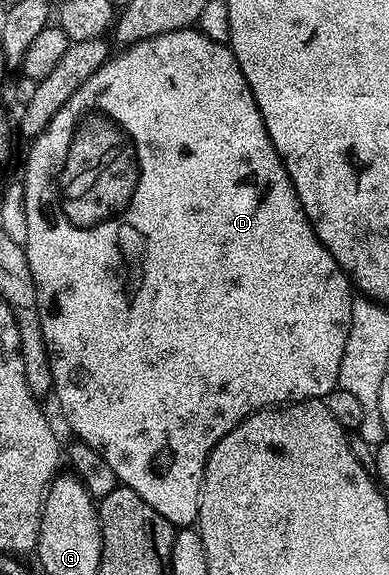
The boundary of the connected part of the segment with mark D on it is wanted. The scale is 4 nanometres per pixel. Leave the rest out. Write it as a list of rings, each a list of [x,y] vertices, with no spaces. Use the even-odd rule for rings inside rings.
[[[186,29],[186,30],[179,30],[179,31],[171,31],[171,32],[163,32],[163,33],[161,33],[161,34],[160,34],[160,35],[157,35],[157,36],[153,36],[153,37],[151,37],[151,38],[145,38],[145,39],[143,39],[143,40],[141,40],[141,41],[140,41],[140,42],[139,42],[139,43],[134,43],[134,44],[132,44],[132,45],[131,45],[131,46],[124,46],[124,47],[123,47],[123,48],[122,48],[122,50],[120,50],[120,51],[119,51],[119,52],[121,52],[121,53],[120,53],[120,55],[117,55],[117,53],[115,53],[115,54],[112,54],[112,55],[111,55],[111,56],[110,56],[110,58],[109,58],[109,59],[108,59],[108,60],[107,60],[107,62],[105,62],[105,63],[103,63],[103,64],[102,64],[102,65],[101,65],[101,67],[100,67],[100,68],[99,68],[99,69],[97,69],[97,70],[96,70],[96,72],[95,72],[95,73],[93,73],[93,75],[92,75],[92,76],[91,76],[91,77],[89,77],[89,78],[88,78],[88,80],[87,80],[87,81],[85,81],[85,83],[84,83],[84,84],[82,84],[82,85],[81,85],[81,87],[80,87],[80,88],[79,88],[79,89],[77,89],[77,91],[76,91],[76,92],[75,92],[75,93],[73,93],[73,95],[72,95],[72,96],[71,96],[71,97],[69,97],[69,99],[68,99],[68,100],[67,100],[67,101],[65,101],[65,103],[64,103],[64,104],[63,104],[63,105],[61,105],[61,109],[60,109],[60,110],[59,110],[59,112],[58,112],[58,113],[57,113],[57,117],[53,117],[53,121],[49,121],[49,125],[48,125],[48,126],[47,126],[47,128],[46,128],[46,129],[45,129],[45,130],[44,130],[44,131],[43,131],[43,132],[41,132],[41,133],[40,133],[40,134],[39,134],[39,136],[37,136],[37,137],[36,137],[36,139],[35,139],[35,140],[34,140],[34,141],[33,141],[33,142],[32,142],[32,143],[31,143],[31,144],[30,144],[30,147],[31,147],[31,152],[29,152],[29,153],[28,153],[28,155],[27,155],[27,176],[25,176],[25,177],[24,177],[24,179],[23,179],[23,223],[24,223],[24,225],[25,225],[25,226],[27,226],[27,243],[26,243],[26,239],[25,239],[25,250],[26,250],[26,252],[27,252],[27,260],[28,260],[28,261],[29,261],[29,273],[33,273],[33,285],[34,285],[34,286],[35,286],[35,288],[36,288],[36,289],[37,289],[37,305],[38,305],[38,306],[39,306],[39,312],[40,312],[40,313],[41,313],[41,333],[42,333],[42,334],[43,334],[43,336],[44,336],[44,337],[45,337],[45,345],[46,345],[46,346],[47,346],[47,349],[48,349],[48,352],[49,352],[49,354],[50,354],[50,357],[51,357],[51,372],[52,372],[52,373],[53,373],[53,381],[54,381],[54,382],[55,382],[55,386],[54,386],[54,388],[53,388],[53,395],[54,395],[54,398],[56,398],[56,397],[57,397],[57,398],[59,398],[59,407],[60,407],[60,409],[61,409],[61,410],[63,410],[63,415],[64,415],[64,417],[65,417],[65,418],[67,418],[67,423],[68,423],[68,425],[69,425],[69,426],[71,426],[71,431],[72,431],[72,433],[73,433],[73,434],[75,434],[75,436],[74,436],[74,438],[75,438],[75,439],[76,439],[76,440],[78,440],[78,442],[81,442],[81,443],[88,443],[88,445],[89,445],[89,446],[90,446],[90,447],[92,447],[92,448],[93,448],[93,449],[97,449],[97,453],[101,453],[101,457],[105,457],[105,461],[109,461],[109,469],[113,469],[113,473],[114,473],[114,474],[115,474],[115,475],[116,475],[116,477],[117,477],[117,478],[118,478],[118,479],[119,479],[119,482],[120,482],[120,484],[122,484],[122,486],[124,486],[124,487],[128,487],[128,488],[129,488],[129,489],[133,489],[133,493],[137,493],[137,494],[138,494],[138,495],[140,495],[140,496],[141,496],[141,497],[142,497],[142,499],[144,499],[144,500],[145,500],[145,501],[149,501],[149,505],[153,505],[153,509],[157,509],[157,513],[161,513],[161,517],[165,517],[165,521],[169,521],[169,522],[170,522],[170,523],[171,523],[171,524],[172,524],[172,525],[174,525],[174,526],[175,526],[175,527],[176,527],[176,528],[180,528],[180,527],[190,527],[190,526],[192,526],[192,524],[194,524],[194,523],[195,523],[195,522],[196,522],[196,520],[198,520],[198,518],[199,518],[199,497],[200,497],[200,494],[201,494],[201,492],[202,492],[202,489],[203,489],[203,474],[204,474],[204,473],[205,473],[205,465],[206,465],[206,464],[207,464],[207,459],[208,459],[208,457],[210,457],[210,456],[211,456],[211,450],[212,450],[212,449],[214,449],[214,448],[215,448],[215,446],[216,446],[216,445],[217,445],[217,441],[221,441],[221,437],[225,437],[225,436],[226,436],[226,435],[228,435],[228,433],[229,433],[229,432],[231,432],[231,431],[232,431],[232,430],[233,430],[233,428],[234,428],[234,427],[236,427],[236,426],[237,426],[237,425],[238,425],[238,424],[239,424],[239,423],[240,423],[240,422],[241,422],[241,421],[245,421],[245,420],[246,420],[246,419],[247,419],[247,418],[249,418],[249,417],[250,417],[250,415],[251,415],[251,414],[252,414],[252,413],[254,413],[254,411],[261,411],[261,410],[264,410],[264,409],[267,409],[267,408],[270,408],[270,407],[271,407],[271,406],[272,406],[272,405],[286,405],[286,404],[289,404],[289,403],[293,403],[293,402],[296,402],[296,401],[302,401],[302,400],[304,400],[304,399],[323,399],[323,398],[324,398],[324,397],[327,397],[327,394],[329,394],[329,393],[330,393],[330,391],[331,391],[331,390],[333,390],[333,391],[335,391],[335,390],[336,390],[336,388],[338,388],[338,386],[339,386],[339,381],[338,381],[338,371],[339,371],[339,370],[340,370],[340,369],[341,369],[341,359],[342,359],[342,354],[343,354],[343,353],[345,353],[345,343],[346,343],[346,338],[347,338],[347,337],[349,337],[349,325],[350,325],[350,324],[351,324],[351,318],[352,318],[352,317],[353,317],[353,305],[352,305],[352,304],[351,304],[351,300],[352,300],[352,298],[353,298],[353,284],[352,284],[352,282],[351,282],[351,280],[350,280],[350,278],[349,278],[349,276],[348,276],[348,274],[347,274],[347,272],[346,272],[346,271],[344,271],[344,270],[343,270],[343,268],[342,268],[342,267],[340,267],[340,266],[339,266],[339,263],[338,263],[338,261],[337,261],[337,260],[336,260],[336,259],[334,259],[334,257],[332,257],[332,256],[331,256],[331,254],[330,254],[330,253],[329,253],[329,249],[325,249],[325,245],[321,245],[321,241],[320,241],[320,240],[319,240],[319,238],[318,238],[318,237],[317,237],[317,233],[316,233],[316,232],[315,232],[315,224],[314,224],[314,223],[310,223],[310,222],[309,222],[309,220],[307,220],[307,214],[306,214],[306,213],[305,213],[305,209],[304,209],[304,208],[303,208],[303,206],[302,206],[302,205],[301,205],[301,201],[300,201],[300,200],[299,200],[299,194],[298,194],[298,193],[297,193],[297,189],[296,189],[296,188],[295,188],[295,186],[294,186],[294,185],[293,185],[293,181],[292,181],[292,180],[291,180],[291,178],[290,178],[290,177],[289,177],[289,173],[288,173],[288,172],[287,172],[287,170],[286,170],[286,169],[285,169],[285,165],[284,165],[284,164],[283,164],[283,162],[282,162],[282,161],[281,161],[281,157],[280,157],[280,156],[279,156],[279,154],[278,154],[278,153],[277,153],[277,149],[273,149],[273,141],[269,141],[269,133],[268,133],[268,132],[267,132],[267,130],[266,130],[266,129],[265,129],[265,125],[264,125],[264,124],[263,124],[263,122],[262,122],[262,121],[261,121],[261,113],[260,113],[260,112],[259,112],[259,110],[258,110],[258,109],[257,109],[257,101],[256,101],[256,100],[255,100],[255,98],[254,98],[254,97],[253,97],[253,93],[252,93],[252,92],[251,92],[251,90],[250,90],[250,89],[249,89],[249,81],[245,81],[245,73],[241,73],[241,65],[240,65],[240,64],[239,64],[239,62],[238,62],[238,61],[237,61],[237,57],[236,57],[236,56],[235,56],[235,54],[233,54],[233,53],[232,53],[232,52],[231,52],[231,48],[230,48],[230,46],[228,46],[228,44],[227,44],[227,43],[218,43],[218,42],[217,42],[217,41],[213,41],[213,40],[212,40],[212,39],[211,39],[211,38],[210,38],[210,37],[209,37],[209,36],[207,36],[207,35],[205,35],[205,34],[203,34],[203,32],[202,32],[202,31],[200,31],[200,30],[198,30],[198,29]]]

